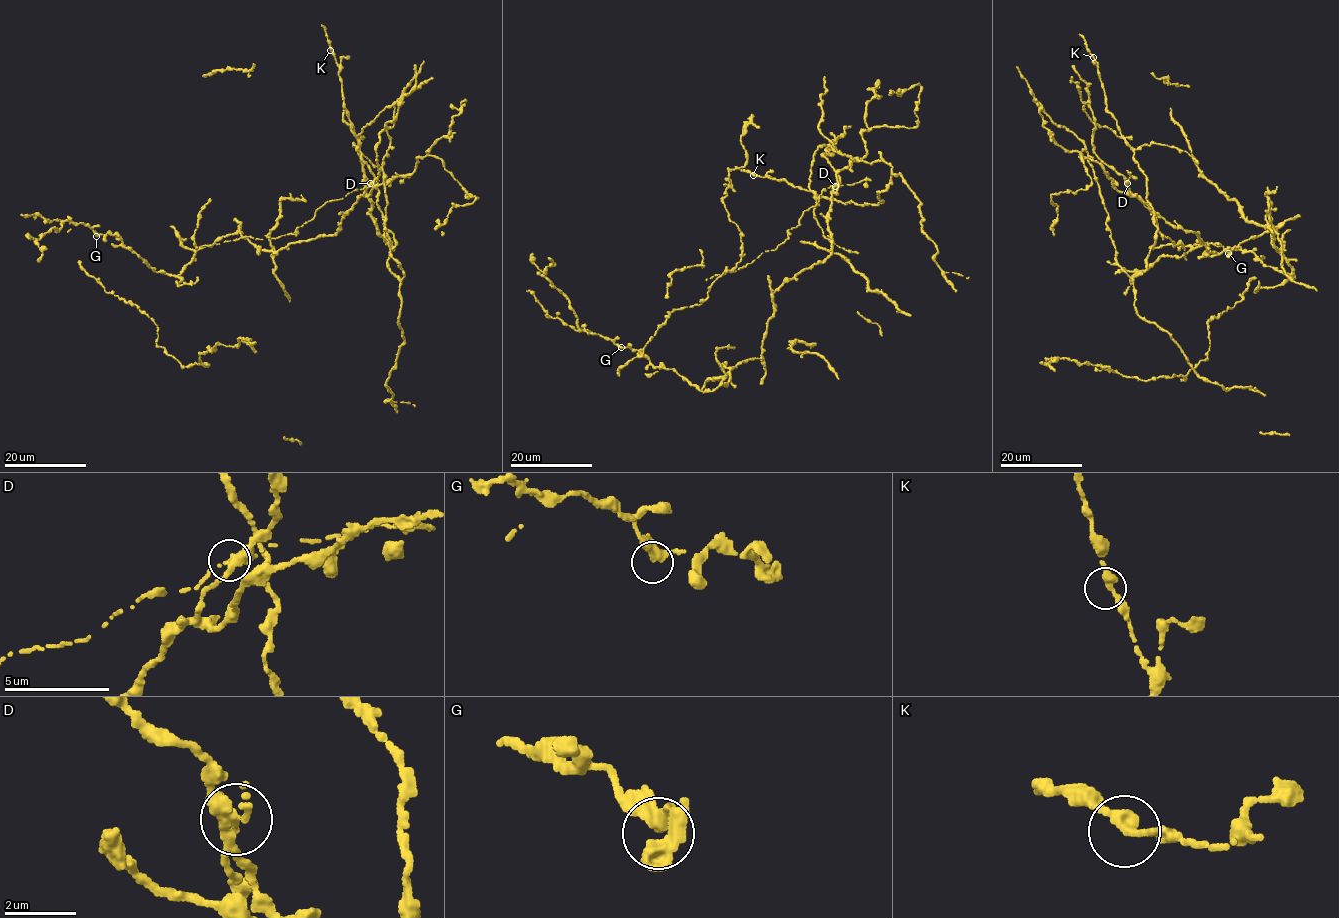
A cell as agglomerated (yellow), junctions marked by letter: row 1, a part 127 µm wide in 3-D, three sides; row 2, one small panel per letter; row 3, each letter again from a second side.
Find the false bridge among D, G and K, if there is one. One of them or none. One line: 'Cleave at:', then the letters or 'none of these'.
Cleave at: D

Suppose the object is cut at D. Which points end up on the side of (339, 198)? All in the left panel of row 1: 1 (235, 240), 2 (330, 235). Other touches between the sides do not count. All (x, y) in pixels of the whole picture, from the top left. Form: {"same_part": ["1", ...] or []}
{"same_part": ["1"]}

